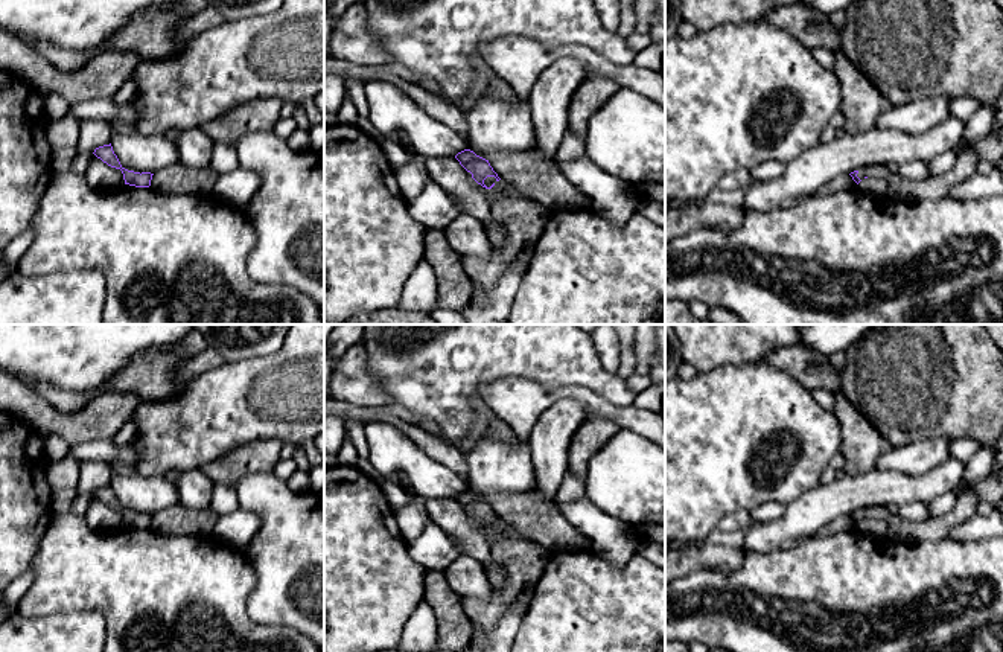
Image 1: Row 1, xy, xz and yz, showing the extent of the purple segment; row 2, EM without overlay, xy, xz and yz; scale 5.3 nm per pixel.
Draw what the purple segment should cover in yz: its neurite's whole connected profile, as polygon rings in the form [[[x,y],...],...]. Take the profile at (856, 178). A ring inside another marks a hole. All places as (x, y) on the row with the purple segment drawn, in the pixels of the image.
[[[968,145],[957,157],[954,166],[936,177],[909,180],[900,177],[892,166],[869,165],[849,175],[858,184],[864,177],[886,180],[889,184],[887,195],[909,201],[939,201],[947,197],[948,190],[971,177],[980,161],[977,152]]]

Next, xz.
[[[464,149],[455,155],[460,165],[472,174],[472,178],[486,189],[492,189],[501,178],[490,166],[489,160]]]

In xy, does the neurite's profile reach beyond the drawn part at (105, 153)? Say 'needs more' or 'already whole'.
already whole

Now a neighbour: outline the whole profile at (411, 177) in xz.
[[[411,154],[405,165],[394,168],[394,175],[402,195],[408,200],[420,195],[429,178],[425,160],[417,154]]]

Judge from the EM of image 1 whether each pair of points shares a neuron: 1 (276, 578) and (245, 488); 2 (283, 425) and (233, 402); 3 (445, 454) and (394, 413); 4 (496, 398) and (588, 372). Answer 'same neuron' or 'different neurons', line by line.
1: same neuron
2: same neuron
3: same neuron
4: different neurons

